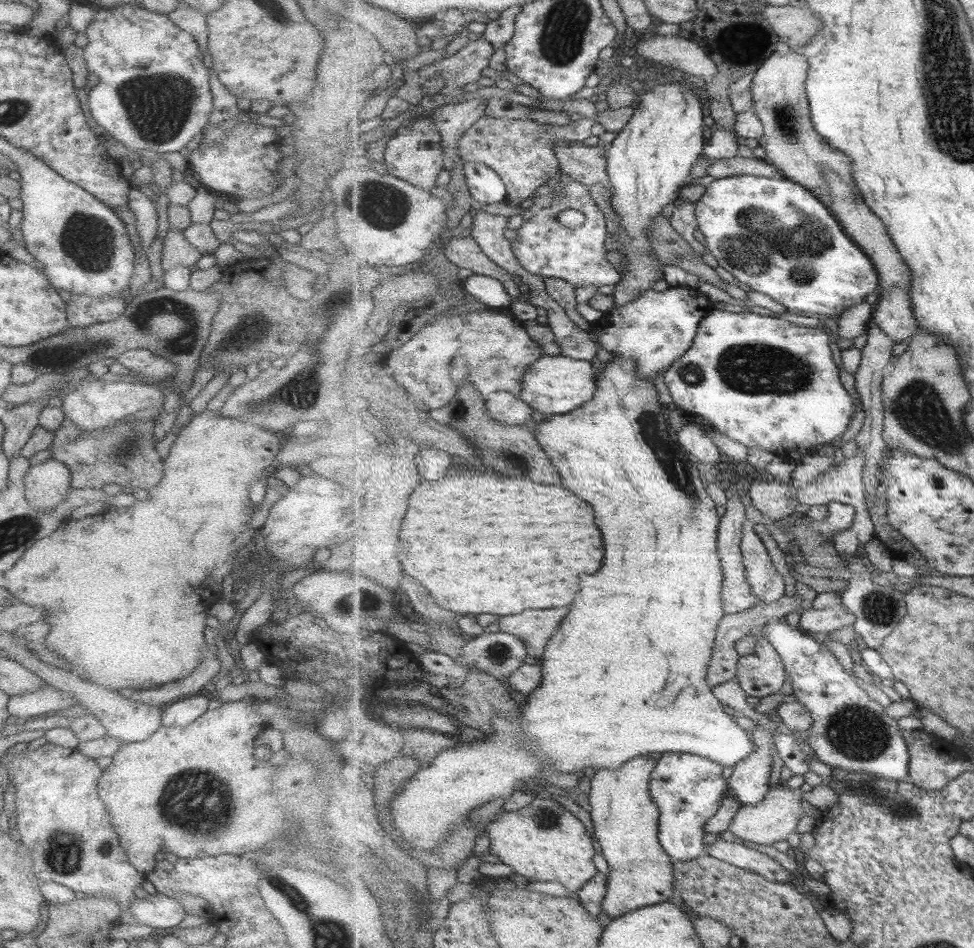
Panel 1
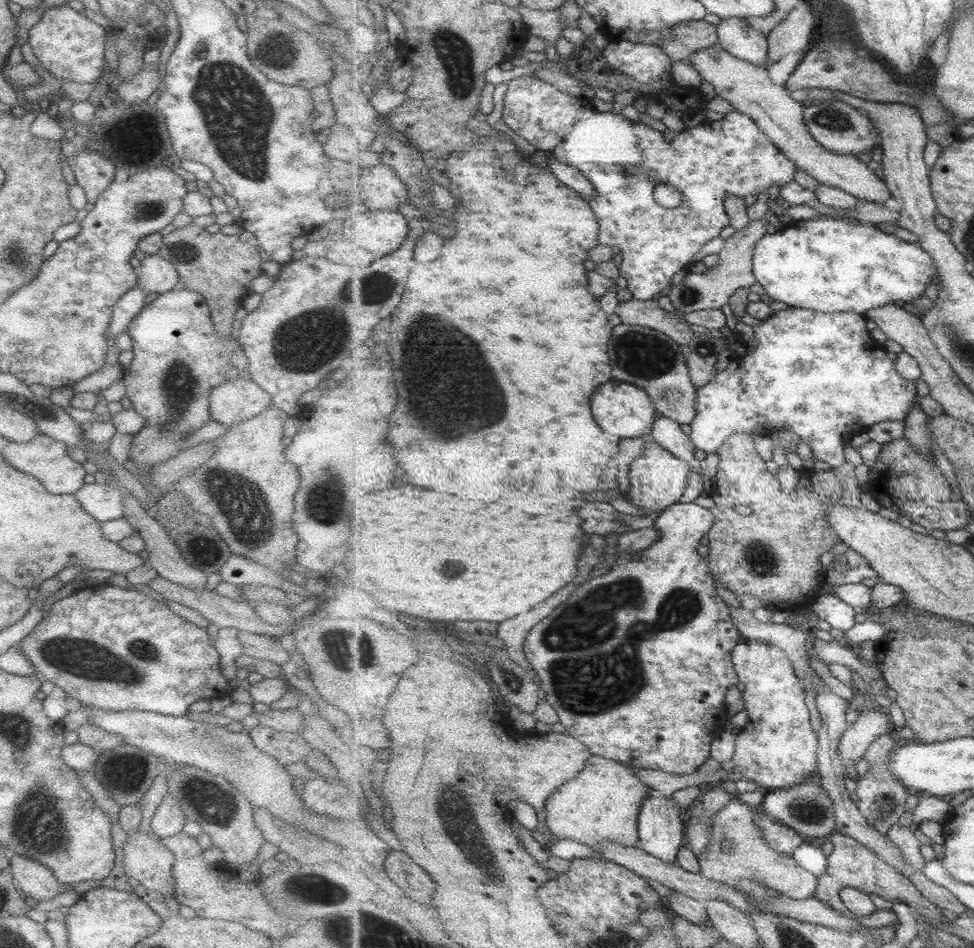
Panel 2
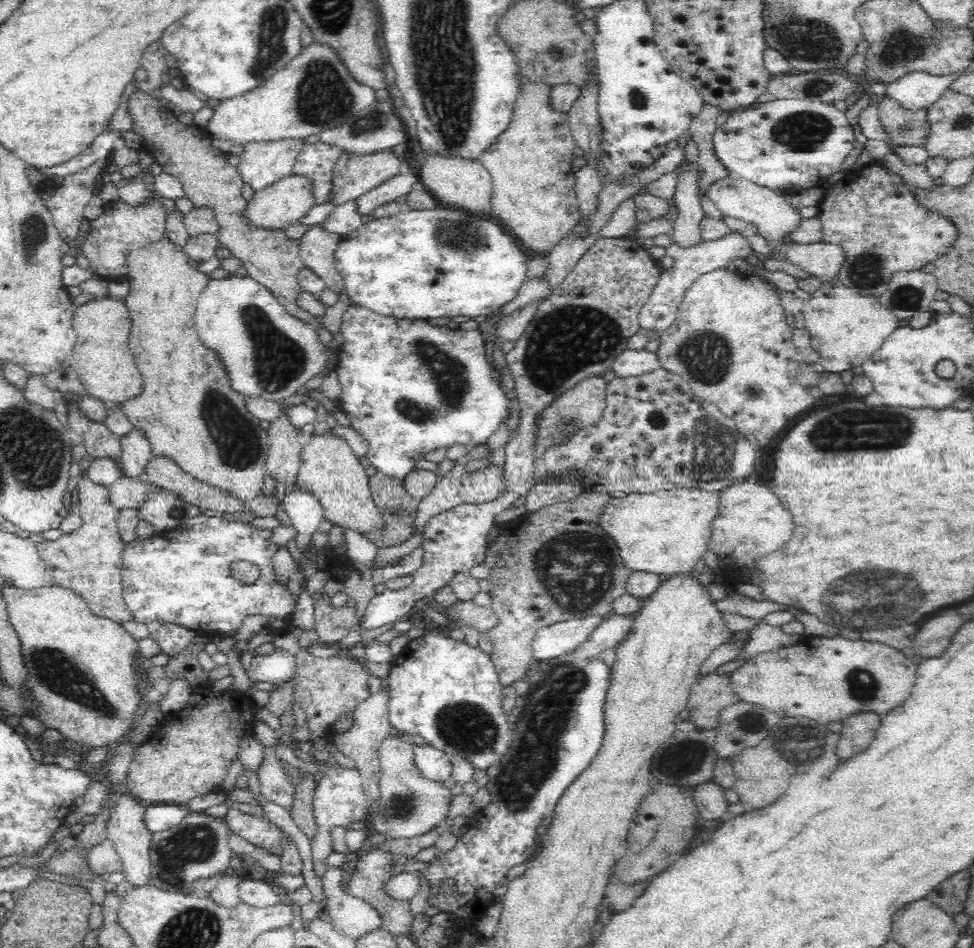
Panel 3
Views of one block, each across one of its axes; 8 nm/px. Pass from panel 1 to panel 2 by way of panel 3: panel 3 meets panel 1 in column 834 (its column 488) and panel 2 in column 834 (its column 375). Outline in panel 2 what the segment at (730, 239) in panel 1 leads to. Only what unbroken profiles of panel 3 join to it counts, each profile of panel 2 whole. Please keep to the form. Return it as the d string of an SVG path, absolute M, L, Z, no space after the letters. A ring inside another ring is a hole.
M827 216L819 218L791 221L787 226L783 226L781 230L775 233L765 235L755 248L755 256L753 258L753 272L757 277L757 282L766 291L768 297L772 300L784 302L789 307L800 309L811 309L822 313L838 313L838 312L856 312L859 314L867 314L867 311L891 303L907 304L921 297L931 295L934 287L931 284L933 276L939 276L939 266L935 262L935 258L931 258L931 254L918 243L907 242L897 238L897 235L886 234L882 232L873 223L844 222L843 220L834 219Z

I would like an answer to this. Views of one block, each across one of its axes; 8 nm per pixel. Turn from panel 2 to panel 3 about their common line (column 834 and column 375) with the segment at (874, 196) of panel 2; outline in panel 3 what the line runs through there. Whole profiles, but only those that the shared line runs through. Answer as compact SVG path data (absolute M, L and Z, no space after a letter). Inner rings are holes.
M391 149L364 155L344 151L334 166L334 196L330 201L339 205L357 199L402 172L404 166L403 160L394 156Z

